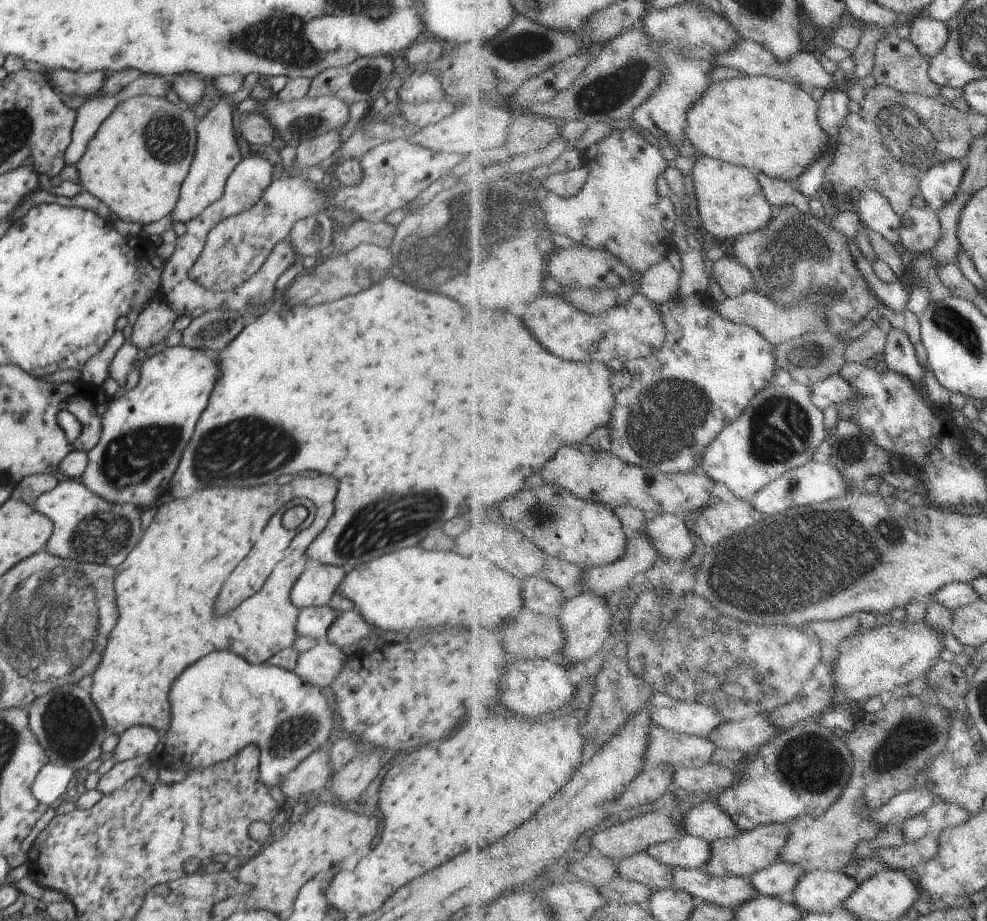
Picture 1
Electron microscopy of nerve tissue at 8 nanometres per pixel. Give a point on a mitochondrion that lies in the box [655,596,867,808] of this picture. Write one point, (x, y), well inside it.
(813, 762)

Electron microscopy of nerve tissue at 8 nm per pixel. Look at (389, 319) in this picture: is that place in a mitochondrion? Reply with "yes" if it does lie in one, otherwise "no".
no

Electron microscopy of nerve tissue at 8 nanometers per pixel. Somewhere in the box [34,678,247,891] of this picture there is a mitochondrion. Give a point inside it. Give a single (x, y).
(66, 724)

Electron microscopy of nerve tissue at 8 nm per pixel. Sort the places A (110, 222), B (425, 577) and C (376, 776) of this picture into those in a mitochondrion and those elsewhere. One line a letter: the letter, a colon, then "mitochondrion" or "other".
A: other
B: other
C: other

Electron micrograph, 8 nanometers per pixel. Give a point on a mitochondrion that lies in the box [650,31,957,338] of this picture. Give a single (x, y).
(892, 122)

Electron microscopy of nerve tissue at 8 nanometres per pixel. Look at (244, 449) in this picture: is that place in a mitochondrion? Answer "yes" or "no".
yes

